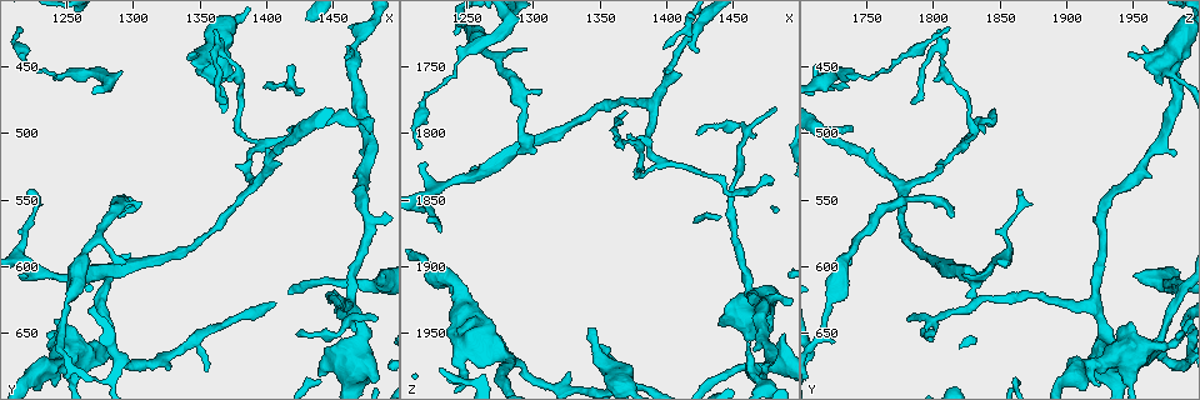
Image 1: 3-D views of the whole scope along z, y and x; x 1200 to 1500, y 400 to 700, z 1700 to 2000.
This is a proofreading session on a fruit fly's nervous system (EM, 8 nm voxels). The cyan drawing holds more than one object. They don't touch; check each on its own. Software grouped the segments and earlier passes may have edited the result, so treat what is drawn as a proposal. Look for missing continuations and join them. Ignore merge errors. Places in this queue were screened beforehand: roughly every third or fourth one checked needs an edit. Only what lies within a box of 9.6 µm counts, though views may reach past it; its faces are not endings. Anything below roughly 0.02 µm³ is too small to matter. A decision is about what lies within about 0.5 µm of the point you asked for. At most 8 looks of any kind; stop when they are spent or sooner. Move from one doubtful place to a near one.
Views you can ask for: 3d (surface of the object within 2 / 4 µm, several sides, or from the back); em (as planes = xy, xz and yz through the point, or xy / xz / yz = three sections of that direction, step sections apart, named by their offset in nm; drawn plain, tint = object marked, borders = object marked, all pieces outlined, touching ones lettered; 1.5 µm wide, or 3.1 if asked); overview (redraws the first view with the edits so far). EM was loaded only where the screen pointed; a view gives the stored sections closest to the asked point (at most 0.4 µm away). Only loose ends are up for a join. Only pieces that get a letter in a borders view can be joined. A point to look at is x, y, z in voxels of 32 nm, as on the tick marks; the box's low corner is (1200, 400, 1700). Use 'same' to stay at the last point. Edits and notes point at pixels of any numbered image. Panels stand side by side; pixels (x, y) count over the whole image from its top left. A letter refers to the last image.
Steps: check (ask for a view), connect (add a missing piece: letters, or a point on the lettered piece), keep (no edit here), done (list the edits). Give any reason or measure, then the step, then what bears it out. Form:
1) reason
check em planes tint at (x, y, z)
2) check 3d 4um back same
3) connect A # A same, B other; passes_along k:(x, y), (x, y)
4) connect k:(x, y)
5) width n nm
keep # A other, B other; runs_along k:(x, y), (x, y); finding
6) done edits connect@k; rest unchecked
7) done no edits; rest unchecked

tapers out
check em xz step 8 tint at (1370, 474, 1784)

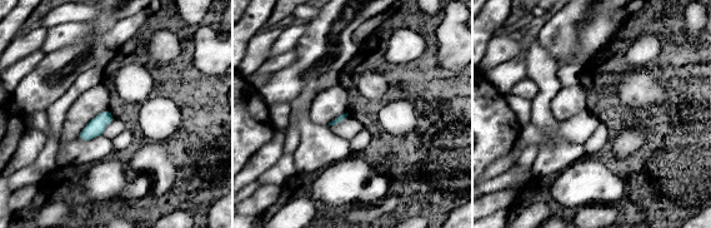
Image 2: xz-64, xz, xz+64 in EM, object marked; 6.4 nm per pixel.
cut it another way
check em xy step 8 tint same

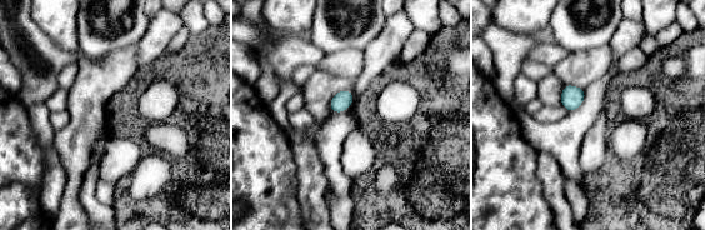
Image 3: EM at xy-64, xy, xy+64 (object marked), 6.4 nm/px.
check em xy step 8 borders same

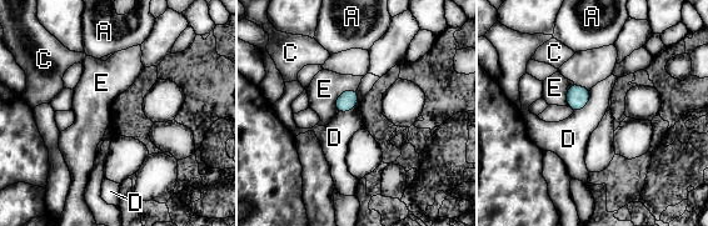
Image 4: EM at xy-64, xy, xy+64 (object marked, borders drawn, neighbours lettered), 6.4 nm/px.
keep # A other, C other, D other, E other; border 4:(355, 90), (338, 96), (338, 111); no lettered piece goes on from it

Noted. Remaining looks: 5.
tapers out
check 3d 4um at (1286, 564, 1814)

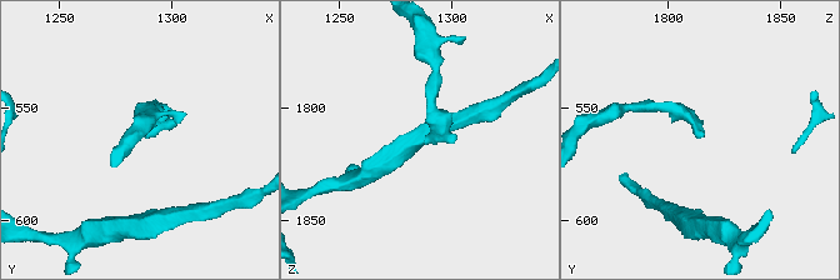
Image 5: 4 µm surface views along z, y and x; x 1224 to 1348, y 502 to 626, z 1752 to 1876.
check em planes borders at (1288, 564, 1815)

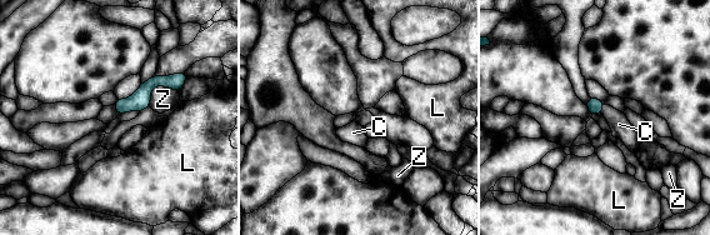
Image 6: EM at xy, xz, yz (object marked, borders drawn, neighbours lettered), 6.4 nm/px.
width 90 nm
connect C # C same, L other, Z other; passes_along 6:(594, 105), (601, 109), (619, 124); the neuron continues

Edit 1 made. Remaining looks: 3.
branch stops here
check em yz step 4 borders at (1220, 544, 1868)

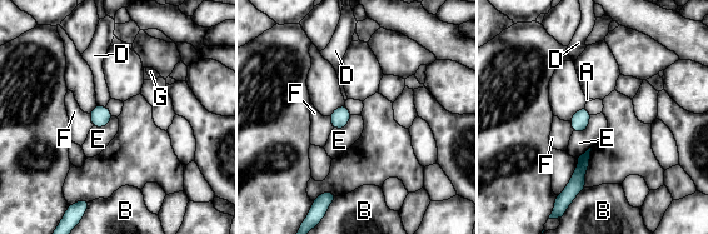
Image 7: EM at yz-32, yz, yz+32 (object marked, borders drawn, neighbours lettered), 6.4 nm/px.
another direction
check em planes borders same

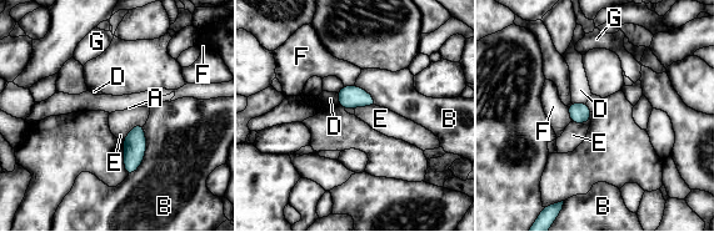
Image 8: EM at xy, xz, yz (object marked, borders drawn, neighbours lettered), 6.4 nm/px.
keep # A other, B other, D other, E other, F other, G other; border 8:(572, 102), (585, 104); none of them fits

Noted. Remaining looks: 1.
done edits connect@6; rest unchecked

